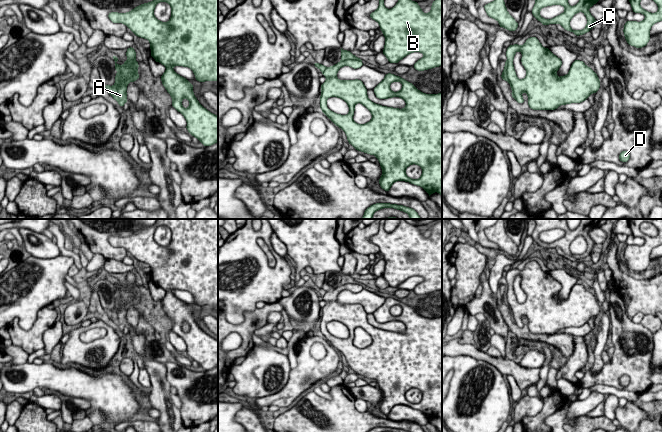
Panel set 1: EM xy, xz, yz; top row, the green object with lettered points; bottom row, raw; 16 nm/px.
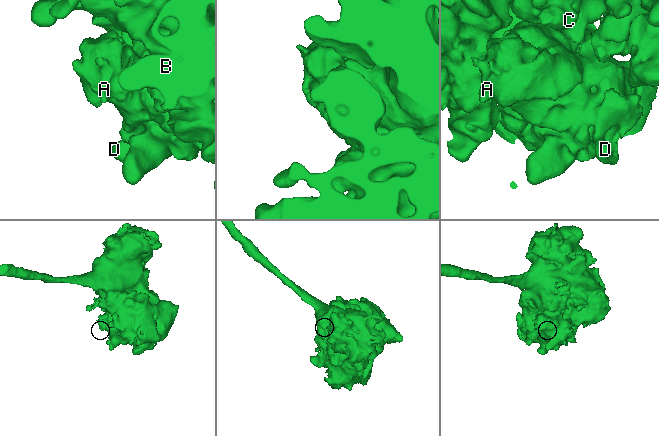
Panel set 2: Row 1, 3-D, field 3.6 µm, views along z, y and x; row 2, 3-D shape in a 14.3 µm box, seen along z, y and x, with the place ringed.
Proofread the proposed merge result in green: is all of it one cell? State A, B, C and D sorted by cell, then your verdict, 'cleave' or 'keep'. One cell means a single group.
A B C D | keep

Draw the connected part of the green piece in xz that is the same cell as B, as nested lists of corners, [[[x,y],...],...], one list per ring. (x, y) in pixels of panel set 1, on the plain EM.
[[[381,219],[379,231],[370,238],[370,242],[377,245],[385,260],[383,278],[390,287],[397,288],[401,283],[413,276],[421,276],[424,281],[419,283],[414,292],[418,295],[442,290],[442,221],[432,226],[431,235],[425,238],[417,226],[411,225],[405,219],[392,233],[384,230],[386,219]]]

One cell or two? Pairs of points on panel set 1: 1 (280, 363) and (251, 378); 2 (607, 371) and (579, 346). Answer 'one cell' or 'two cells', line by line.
1: one cell
2: two cells

